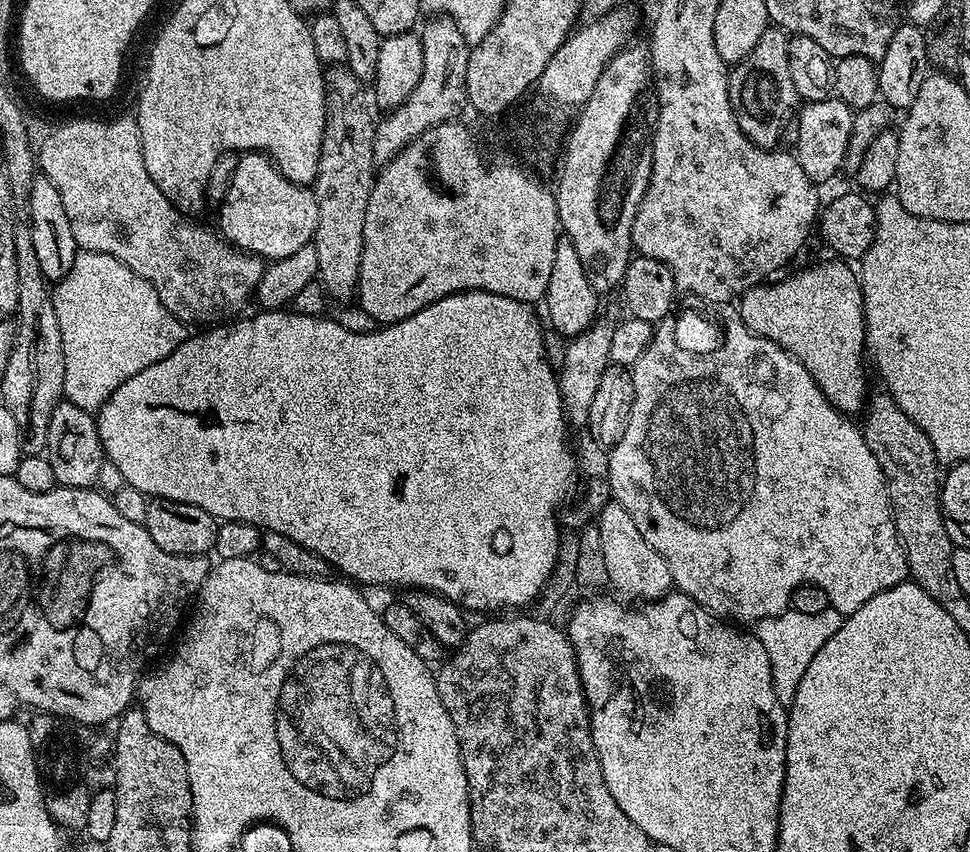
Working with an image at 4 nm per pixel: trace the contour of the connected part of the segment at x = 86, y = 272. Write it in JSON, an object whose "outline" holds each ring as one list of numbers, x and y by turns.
{"outline":[[77,251,70,270,55,285,52,301,54,314,58,314,58,330,62,330,66,362,63,399,90,413,101,408,126,378,134,378,138,370,146,370,146,366,154,366,154,362,162,362,162,358,170,355,186,338,184,321,166,310,154,286,105,252]]}

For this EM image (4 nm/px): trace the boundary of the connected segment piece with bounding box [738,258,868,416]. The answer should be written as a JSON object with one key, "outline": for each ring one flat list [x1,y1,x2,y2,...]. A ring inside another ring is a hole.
{"outline":[[840,258,824,260,821,264,812,264,777,284,761,282,753,288,745,290,739,297,738,315,751,332,765,336,790,353,796,361,815,380,815,384,822,390,823,396,846,416,854,416,865,407,866,376,864,374,864,360,866,364,866,329,864,326,864,290,860,286,857,269,851,263]]}

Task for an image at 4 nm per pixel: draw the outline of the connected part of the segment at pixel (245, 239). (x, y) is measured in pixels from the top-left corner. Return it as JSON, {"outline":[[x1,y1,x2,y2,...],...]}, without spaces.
{"outline":[[245,152,237,160,240,161,232,172,232,185,229,186,228,193,224,196,224,205,220,208,219,235,233,248,250,252,268,262,292,256,294,250,302,250,302,246,313,243,318,226,315,191,311,187,287,180,262,152]]}

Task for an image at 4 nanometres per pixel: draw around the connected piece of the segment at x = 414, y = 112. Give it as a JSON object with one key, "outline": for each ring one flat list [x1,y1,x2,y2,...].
{"outline":[[432,18,425,26,424,32,419,33,422,42,424,65,422,78,418,86,406,98,404,104,399,104,396,109,383,121,376,125,374,134,374,158,378,162,387,162,396,157,411,140,418,138,426,130,437,128,439,124,455,121,460,112,460,107,465,107,468,99,466,86,466,68,470,45,468,40,458,30,453,20,447,18]]}

